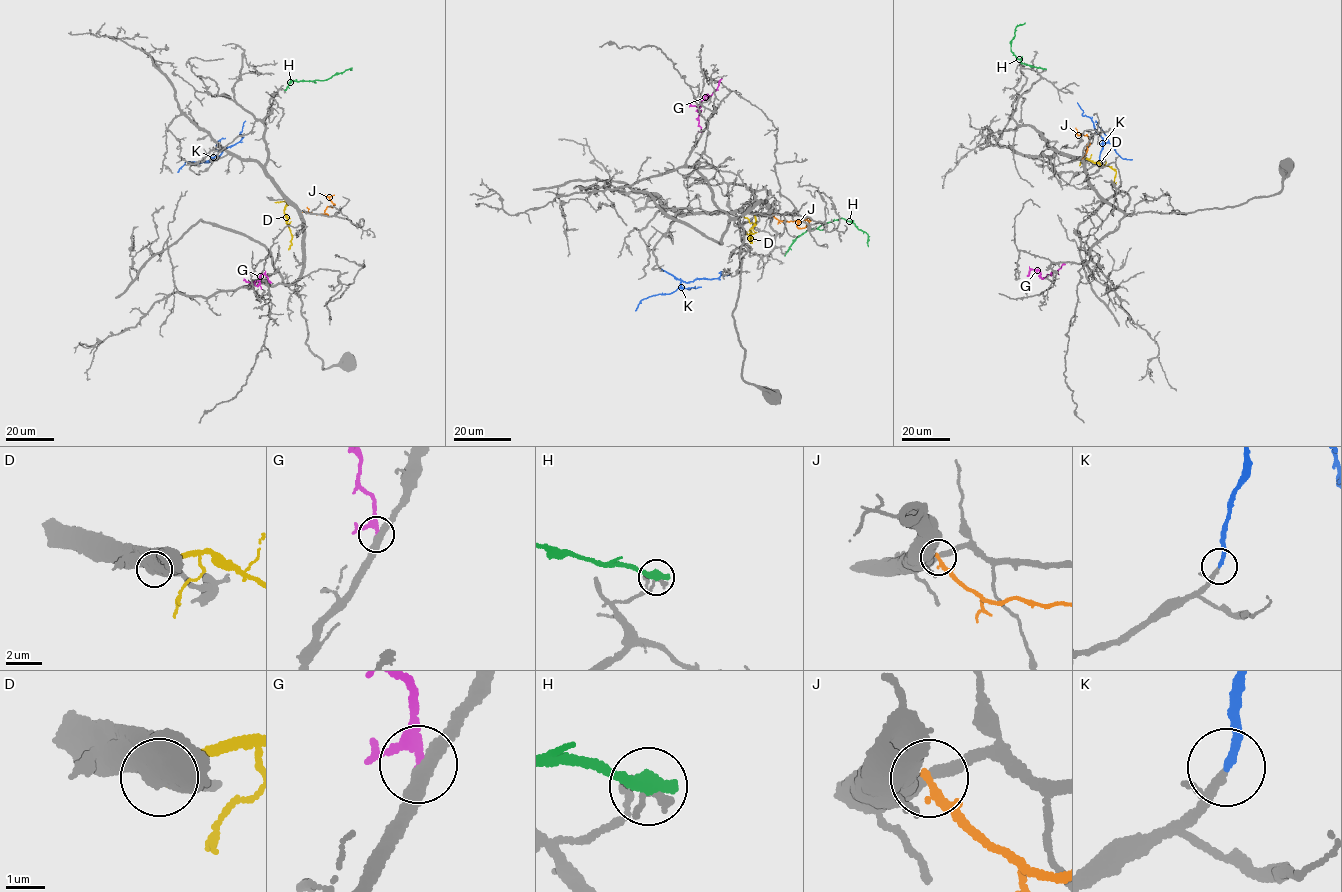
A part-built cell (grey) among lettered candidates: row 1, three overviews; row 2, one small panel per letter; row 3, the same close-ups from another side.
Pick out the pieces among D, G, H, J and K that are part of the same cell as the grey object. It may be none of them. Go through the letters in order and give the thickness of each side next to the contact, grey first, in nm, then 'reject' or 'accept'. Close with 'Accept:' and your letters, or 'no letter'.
D: 500/320 nm | reject
G: 400/220 nm | reject
H: 190/480 nm | reject
J: 480/240 nm | reject
K: 190/240 nm | accept
Accept: K

